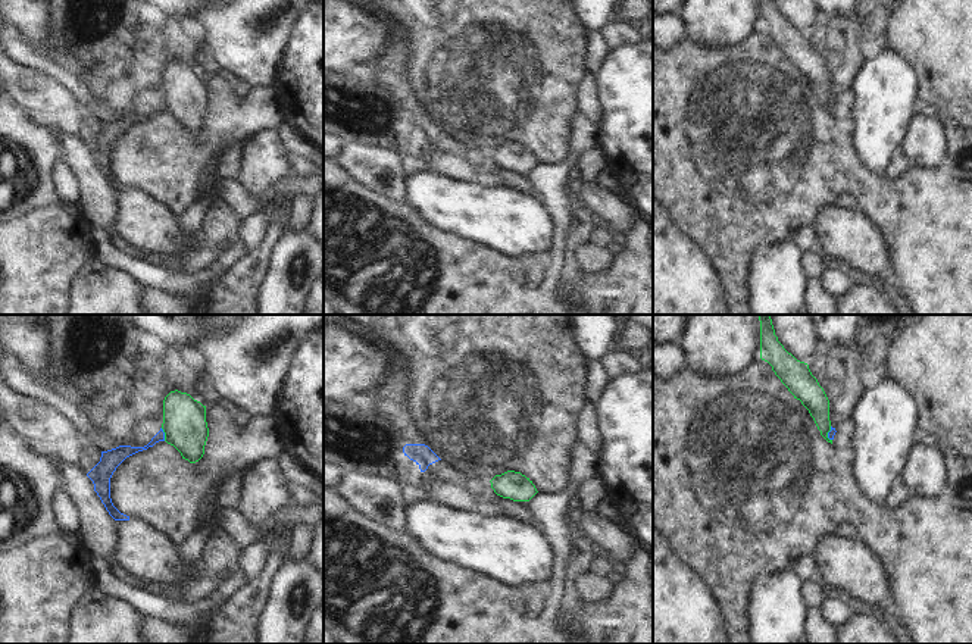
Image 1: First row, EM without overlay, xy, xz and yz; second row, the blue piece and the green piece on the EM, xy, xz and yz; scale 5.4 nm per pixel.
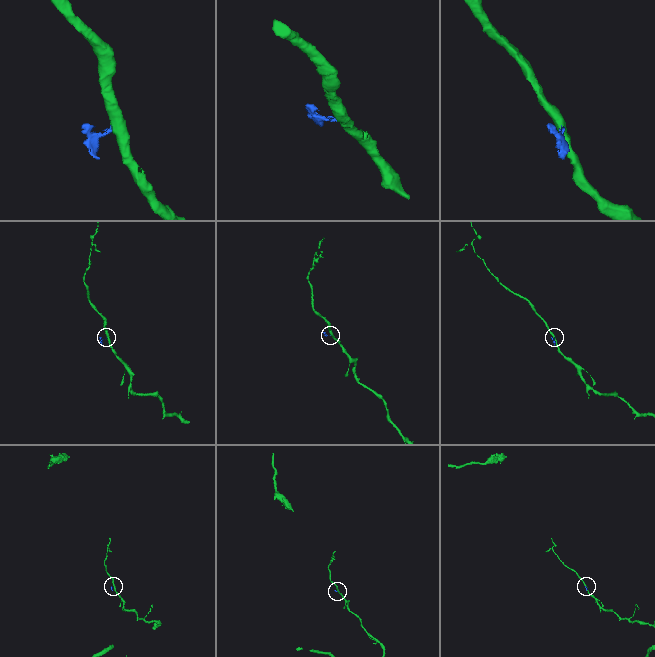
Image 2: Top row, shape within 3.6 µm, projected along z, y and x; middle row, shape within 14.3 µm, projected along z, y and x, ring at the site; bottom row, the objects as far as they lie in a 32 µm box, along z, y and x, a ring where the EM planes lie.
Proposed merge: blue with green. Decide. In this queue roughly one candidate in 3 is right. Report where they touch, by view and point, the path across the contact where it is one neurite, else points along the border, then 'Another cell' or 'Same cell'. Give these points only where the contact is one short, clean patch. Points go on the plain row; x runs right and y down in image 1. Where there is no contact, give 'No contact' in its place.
Touches blue at xy (163, 105). Boundary: xy (161, 99), (165, 111). Another cell.

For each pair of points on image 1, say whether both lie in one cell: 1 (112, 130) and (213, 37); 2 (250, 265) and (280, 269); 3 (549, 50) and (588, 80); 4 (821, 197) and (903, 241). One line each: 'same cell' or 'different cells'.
1: different cells
2: different cells
3: different cells
4: same cell

